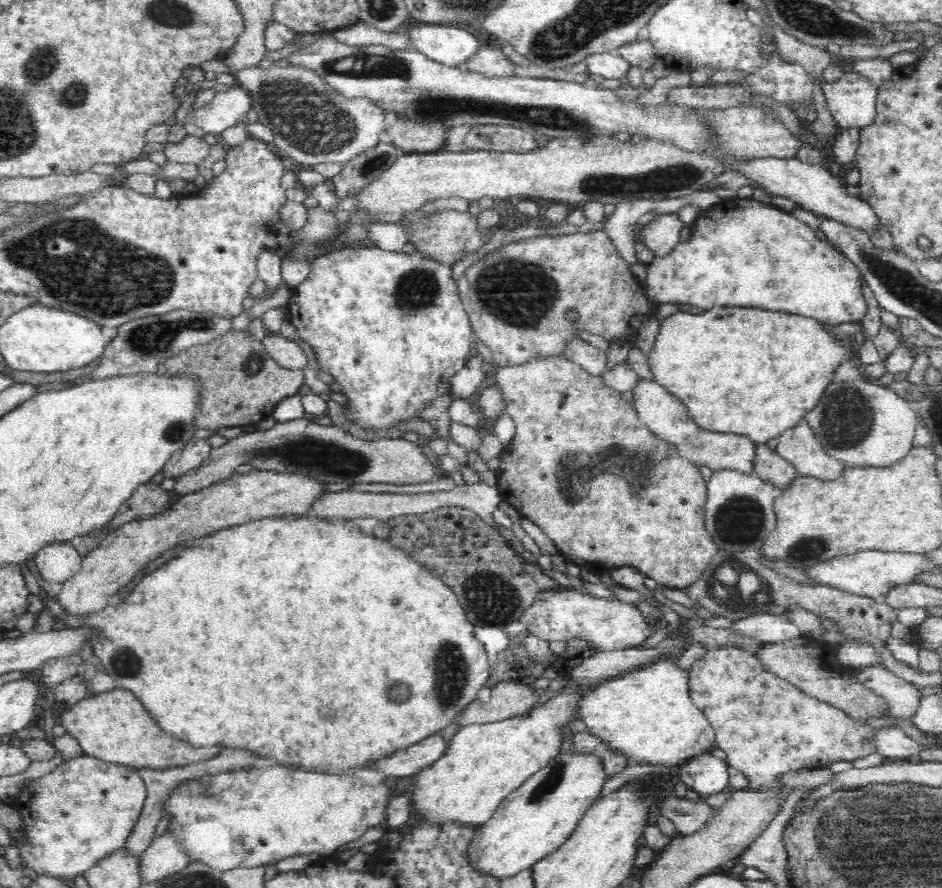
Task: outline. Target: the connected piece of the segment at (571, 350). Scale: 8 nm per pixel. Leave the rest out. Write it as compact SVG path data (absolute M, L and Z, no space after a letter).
M582 339L568 341L563 348L562 355L568 360L584 367L590 374L600 376L607 369L607 353Z

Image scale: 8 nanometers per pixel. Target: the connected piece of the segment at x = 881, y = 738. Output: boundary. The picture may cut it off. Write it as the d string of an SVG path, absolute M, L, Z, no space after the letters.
M883 727L877 733L877 752L885 759L904 761L924 750L922 744L896 727Z

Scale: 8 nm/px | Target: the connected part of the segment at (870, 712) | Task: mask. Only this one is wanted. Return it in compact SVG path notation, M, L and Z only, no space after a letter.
M800 636L784 642L766 643L755 654L767 671L787 680L808 696L842 710L856 724L870 724L870 720L889 714L888 702L857 678L858 671L854 667L838 661L836 654L840 644L826 642L823 638Z

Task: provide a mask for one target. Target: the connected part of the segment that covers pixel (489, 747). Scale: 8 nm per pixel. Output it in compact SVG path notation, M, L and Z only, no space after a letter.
M568 682L560 695L546 704L538 704L538 708L524 716L460 726L449 740L446 752L417 773L410 796L416 818L429 818L434 823L458 821L472 826L488 822L511 792L558 756L564 726L576 718L581 698L581 688Z

